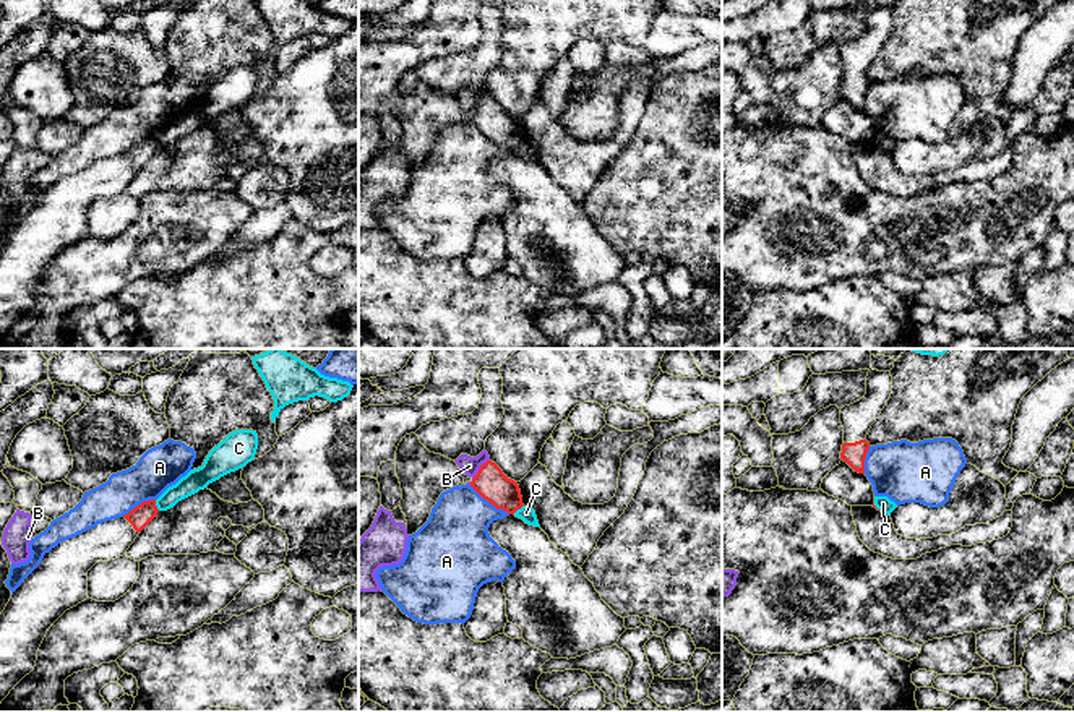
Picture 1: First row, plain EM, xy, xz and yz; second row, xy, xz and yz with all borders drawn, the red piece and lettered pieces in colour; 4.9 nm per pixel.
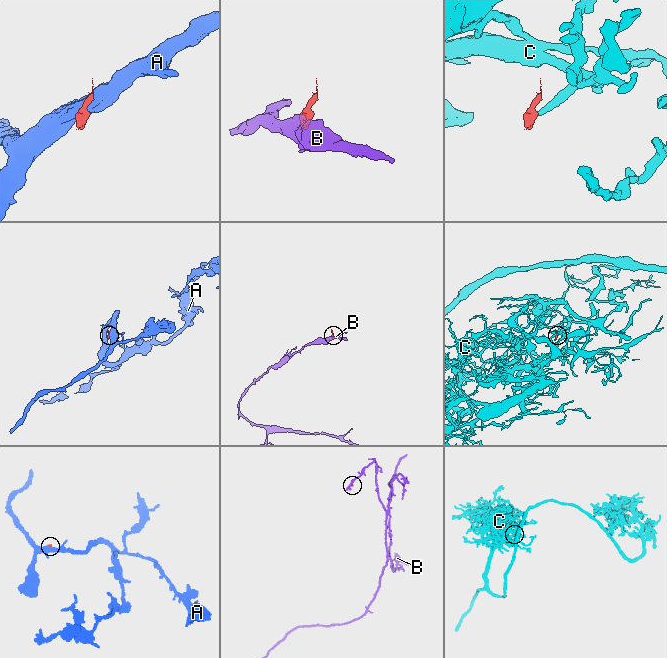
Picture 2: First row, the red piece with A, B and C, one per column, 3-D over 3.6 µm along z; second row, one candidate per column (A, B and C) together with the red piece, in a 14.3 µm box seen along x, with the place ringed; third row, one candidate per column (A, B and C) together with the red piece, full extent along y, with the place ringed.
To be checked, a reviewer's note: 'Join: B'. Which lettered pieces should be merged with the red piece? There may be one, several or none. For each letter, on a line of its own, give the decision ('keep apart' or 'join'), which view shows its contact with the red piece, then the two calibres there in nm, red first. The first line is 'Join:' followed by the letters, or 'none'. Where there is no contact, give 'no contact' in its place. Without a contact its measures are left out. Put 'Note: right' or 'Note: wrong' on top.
Note: right
Join: B
A: keep apart; contact in xz; calibres 160 and 340 nm
B: join; contact in xz; calibres 160 and 90 nm
C: keep apart; contact in xy; calibres 110 and 110 nm

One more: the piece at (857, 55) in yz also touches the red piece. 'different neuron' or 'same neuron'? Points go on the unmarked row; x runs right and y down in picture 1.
same neuron

